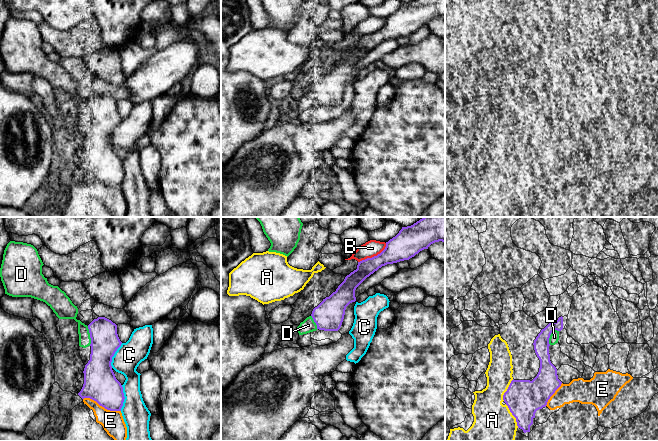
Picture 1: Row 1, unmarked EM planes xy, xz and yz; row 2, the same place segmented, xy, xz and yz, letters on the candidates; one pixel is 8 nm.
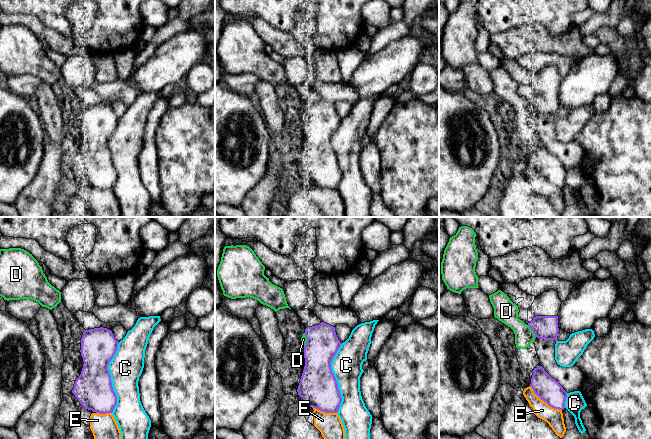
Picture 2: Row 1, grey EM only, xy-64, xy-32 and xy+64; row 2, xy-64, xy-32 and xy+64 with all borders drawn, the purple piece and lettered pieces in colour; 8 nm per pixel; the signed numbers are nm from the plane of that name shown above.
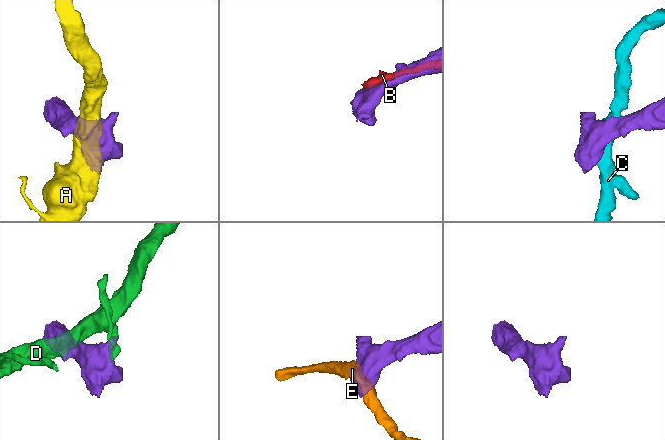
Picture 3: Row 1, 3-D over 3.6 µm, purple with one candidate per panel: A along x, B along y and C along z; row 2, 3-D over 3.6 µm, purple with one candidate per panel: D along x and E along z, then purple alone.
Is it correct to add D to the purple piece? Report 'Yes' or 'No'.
No

